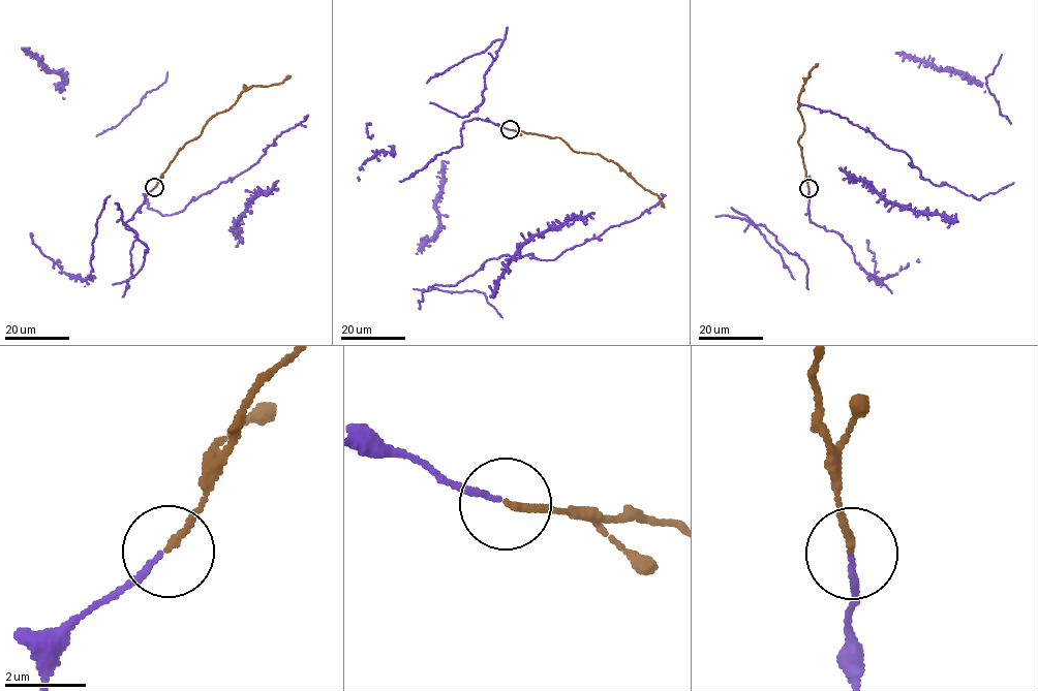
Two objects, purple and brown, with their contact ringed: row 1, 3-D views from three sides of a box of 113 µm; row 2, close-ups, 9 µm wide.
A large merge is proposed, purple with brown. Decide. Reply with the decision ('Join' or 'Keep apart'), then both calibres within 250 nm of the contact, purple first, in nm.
Join. Thickness 150 nm (purple) against 160 nm

